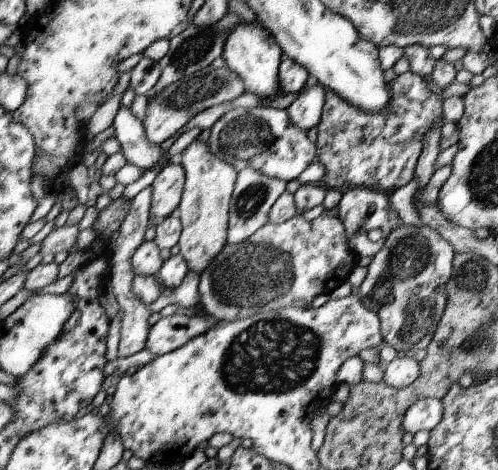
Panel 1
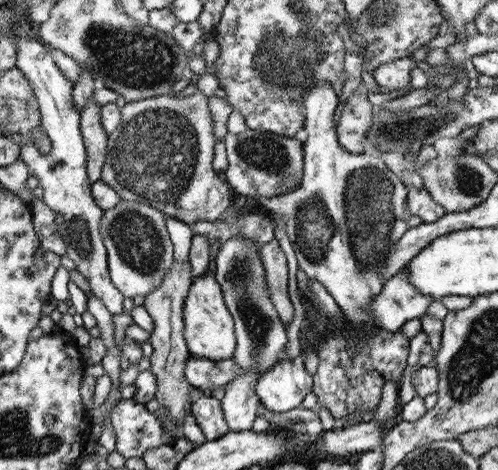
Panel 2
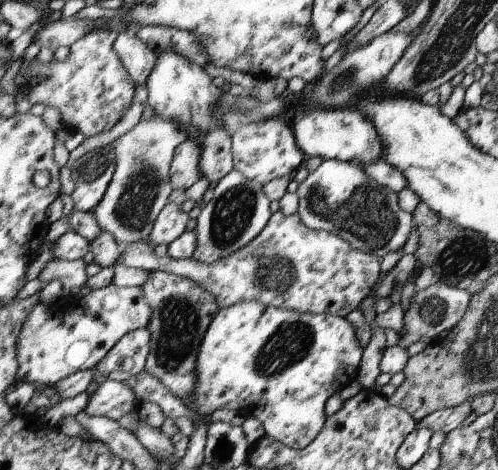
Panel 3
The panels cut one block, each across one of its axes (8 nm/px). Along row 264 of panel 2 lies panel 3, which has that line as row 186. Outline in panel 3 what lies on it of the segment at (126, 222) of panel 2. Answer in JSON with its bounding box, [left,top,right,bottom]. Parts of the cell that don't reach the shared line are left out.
[93,114,189,246]

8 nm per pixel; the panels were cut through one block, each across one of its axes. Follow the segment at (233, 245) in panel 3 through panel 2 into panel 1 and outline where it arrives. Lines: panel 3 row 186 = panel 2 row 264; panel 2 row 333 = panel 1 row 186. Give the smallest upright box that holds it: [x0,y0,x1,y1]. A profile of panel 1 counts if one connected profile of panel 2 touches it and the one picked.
[227,168,285,244]

